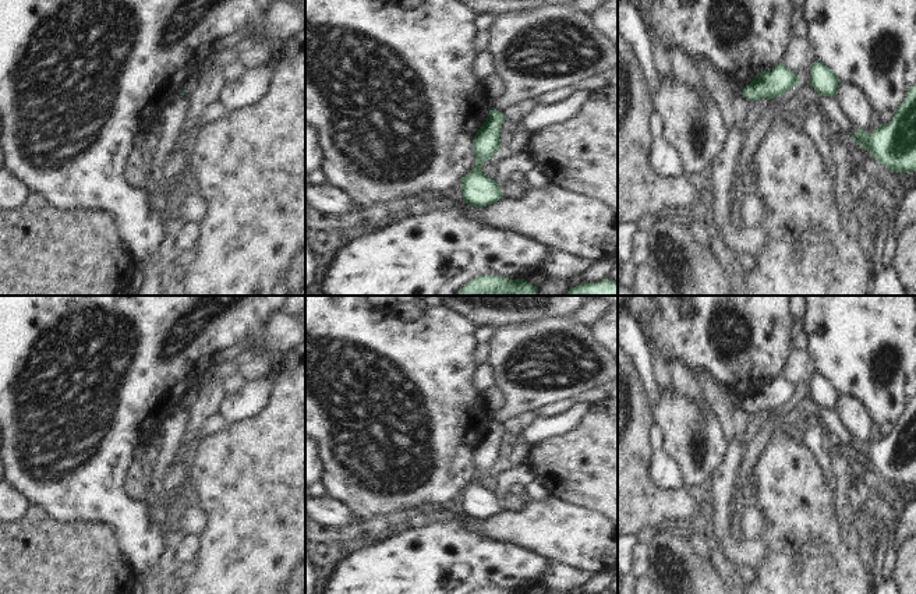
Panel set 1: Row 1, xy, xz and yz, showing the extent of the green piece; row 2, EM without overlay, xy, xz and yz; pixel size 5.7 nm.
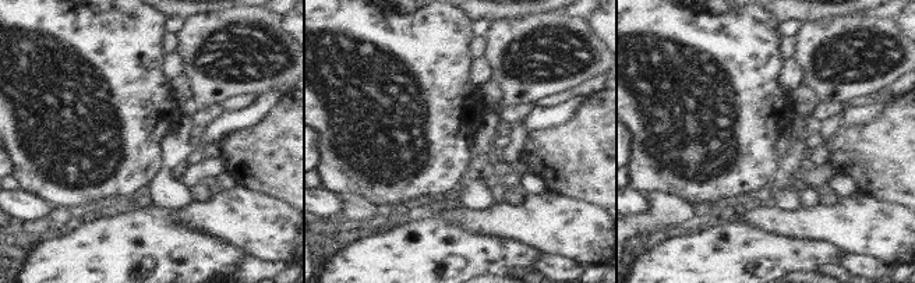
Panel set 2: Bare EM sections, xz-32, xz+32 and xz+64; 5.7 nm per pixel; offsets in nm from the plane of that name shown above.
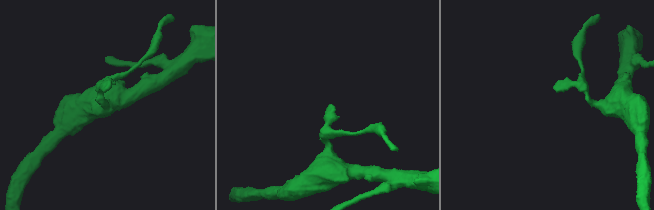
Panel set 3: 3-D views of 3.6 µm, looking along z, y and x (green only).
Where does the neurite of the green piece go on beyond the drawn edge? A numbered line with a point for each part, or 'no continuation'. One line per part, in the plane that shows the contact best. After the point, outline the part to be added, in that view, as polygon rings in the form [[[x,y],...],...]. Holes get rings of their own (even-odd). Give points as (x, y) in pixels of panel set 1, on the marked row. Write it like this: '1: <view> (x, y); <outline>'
no continuation

